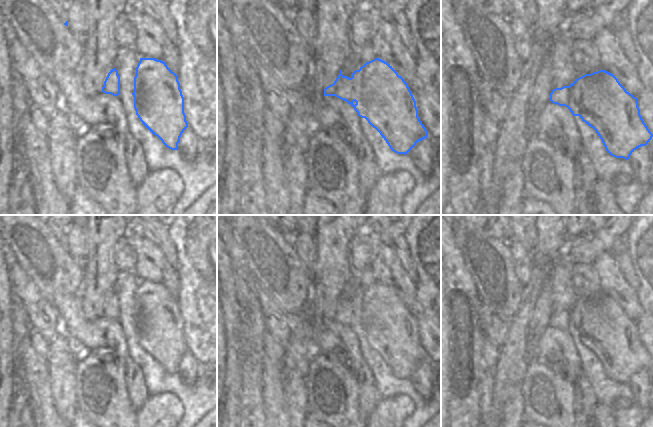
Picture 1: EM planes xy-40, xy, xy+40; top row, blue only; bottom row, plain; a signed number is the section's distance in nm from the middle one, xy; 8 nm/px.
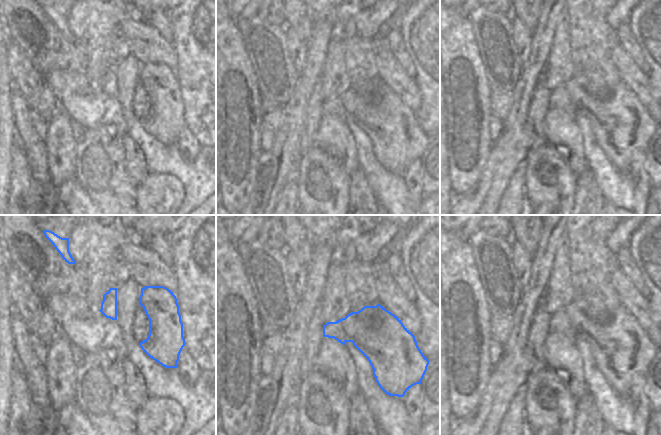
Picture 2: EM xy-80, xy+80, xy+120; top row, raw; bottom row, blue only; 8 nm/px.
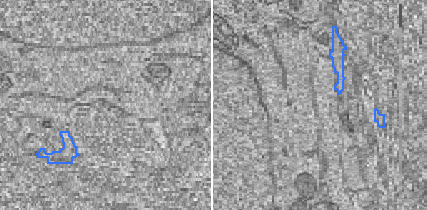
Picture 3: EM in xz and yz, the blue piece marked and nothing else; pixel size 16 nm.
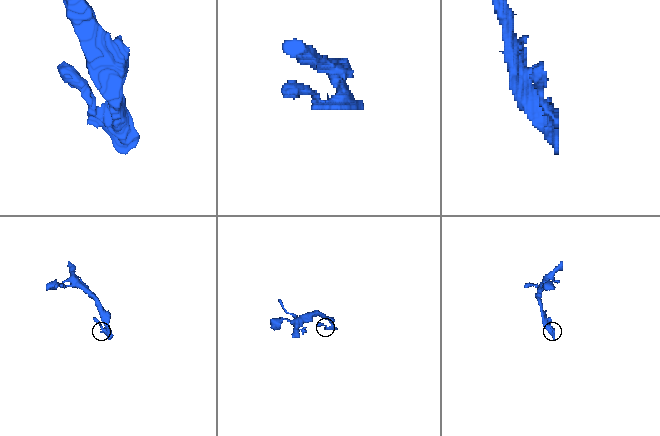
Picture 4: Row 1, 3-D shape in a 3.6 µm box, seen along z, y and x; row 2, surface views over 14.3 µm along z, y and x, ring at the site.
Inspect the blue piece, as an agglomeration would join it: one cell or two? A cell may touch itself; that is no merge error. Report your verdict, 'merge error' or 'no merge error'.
merge error

